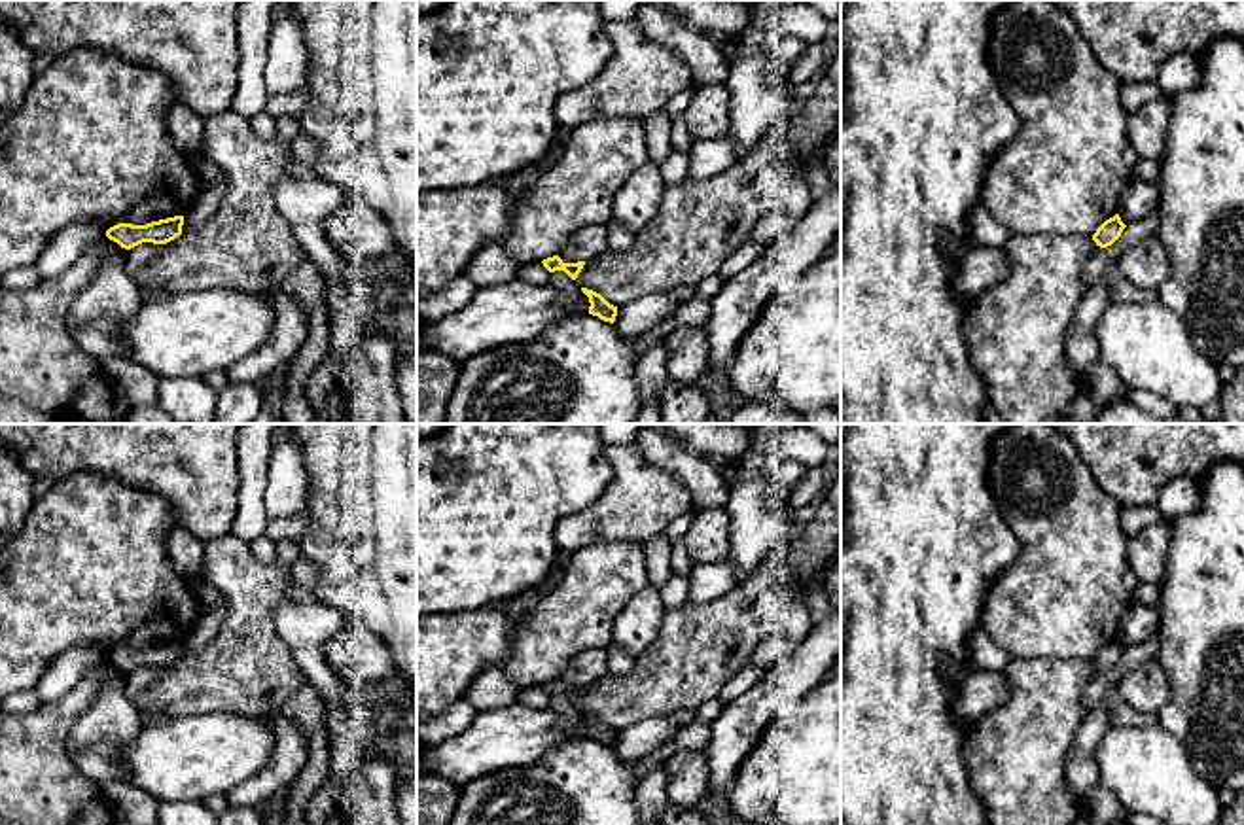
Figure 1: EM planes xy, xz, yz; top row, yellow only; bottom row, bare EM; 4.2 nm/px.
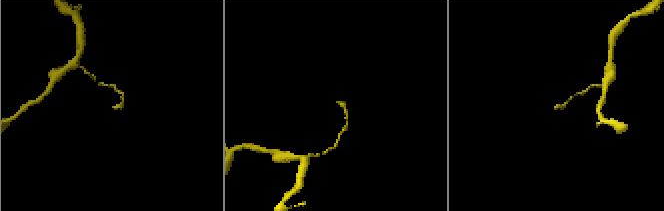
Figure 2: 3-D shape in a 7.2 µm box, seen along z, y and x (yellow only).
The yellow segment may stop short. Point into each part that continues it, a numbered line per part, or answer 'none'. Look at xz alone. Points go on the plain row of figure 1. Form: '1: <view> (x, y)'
none

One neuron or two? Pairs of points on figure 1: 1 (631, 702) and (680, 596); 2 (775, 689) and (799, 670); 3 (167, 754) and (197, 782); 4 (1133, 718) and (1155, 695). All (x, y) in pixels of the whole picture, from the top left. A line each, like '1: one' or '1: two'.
1: two
2: one
3: one
4: two

